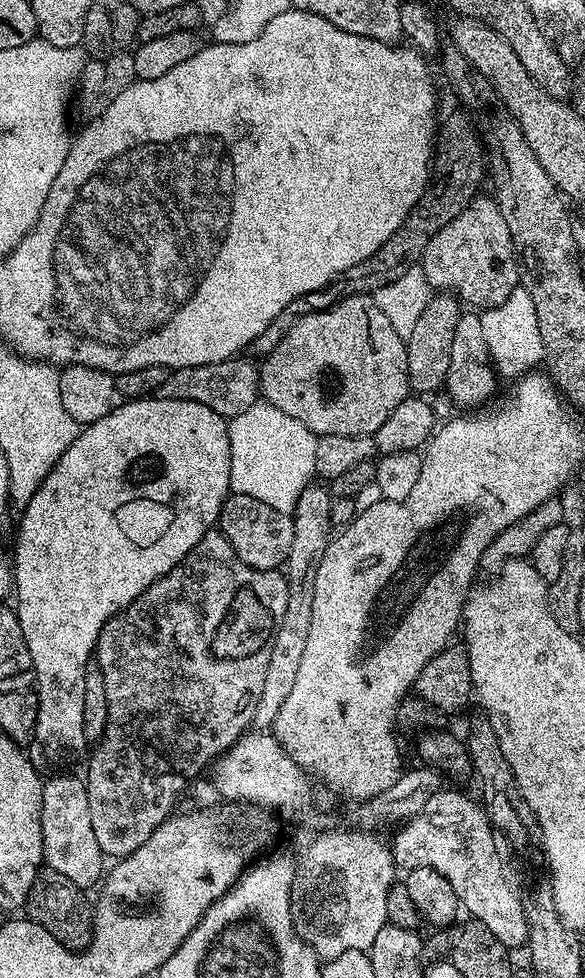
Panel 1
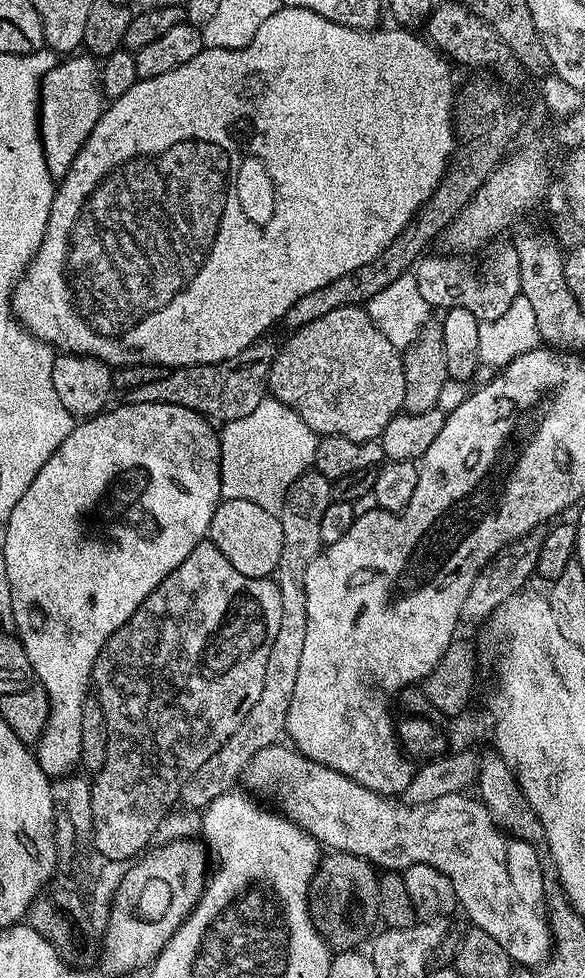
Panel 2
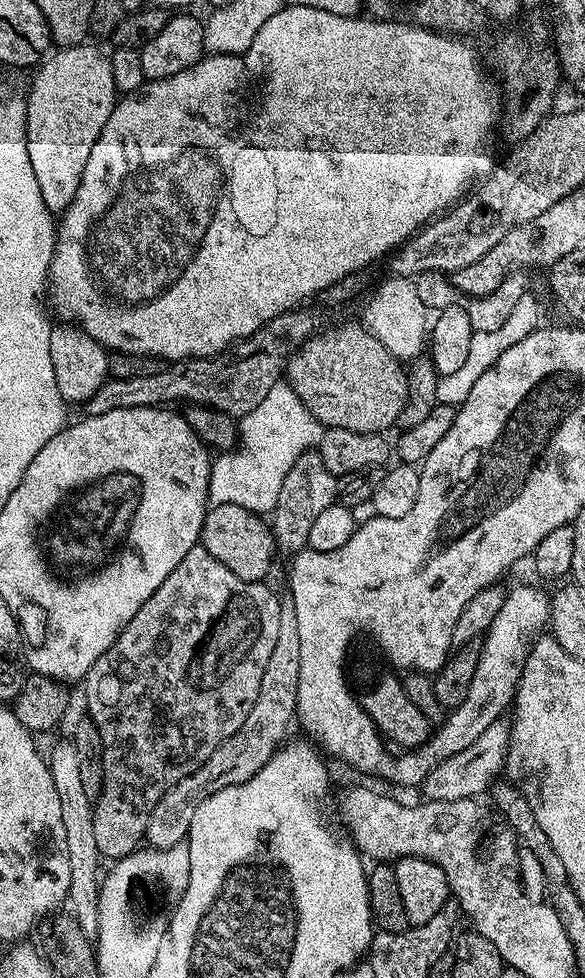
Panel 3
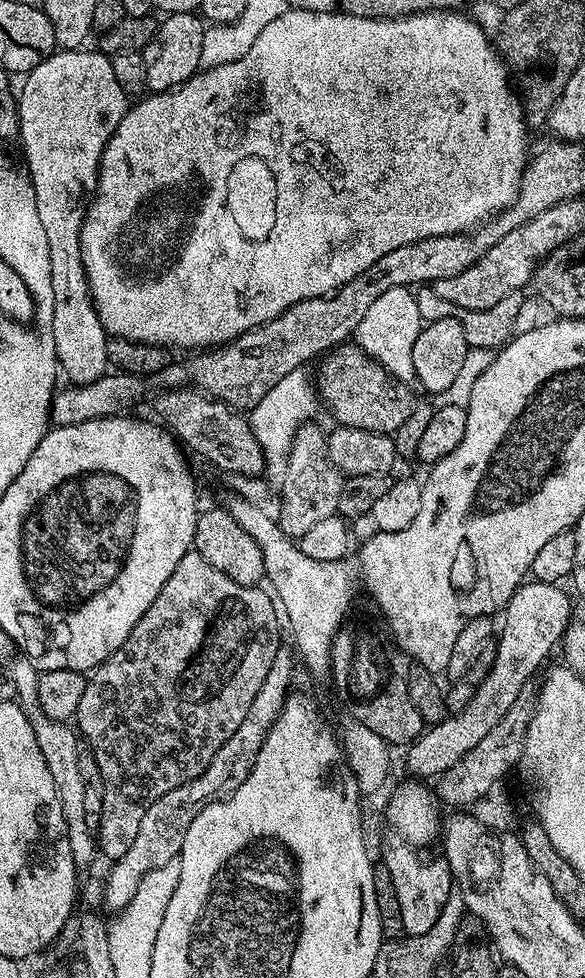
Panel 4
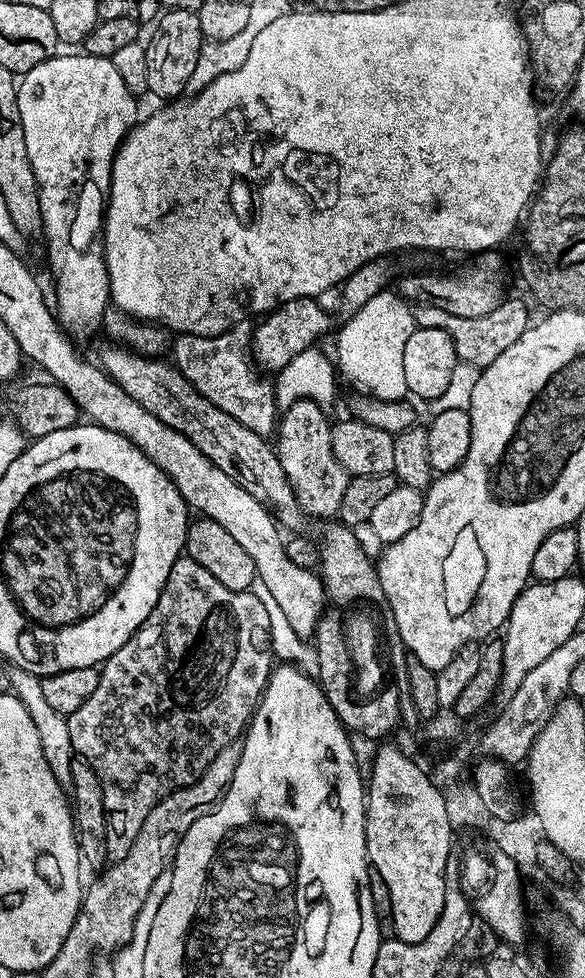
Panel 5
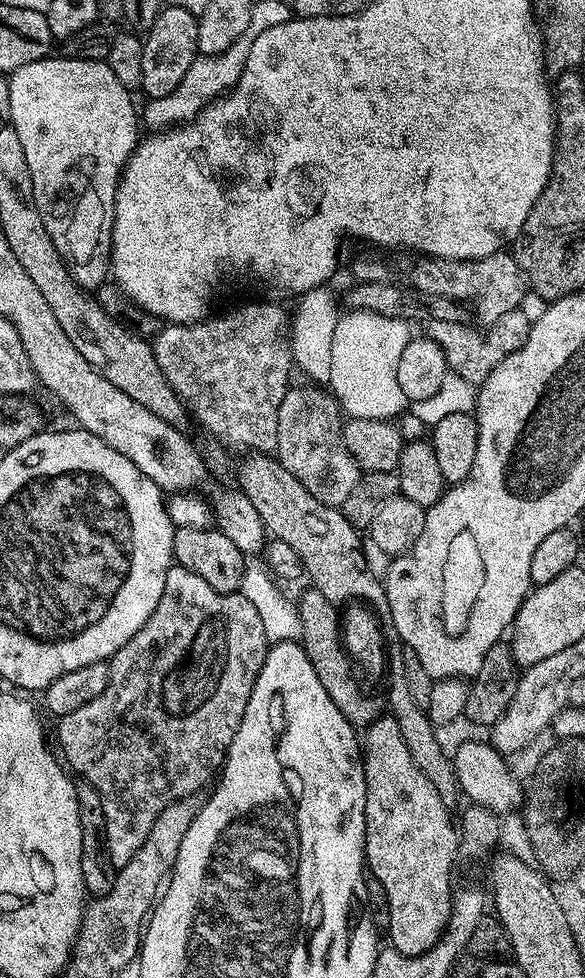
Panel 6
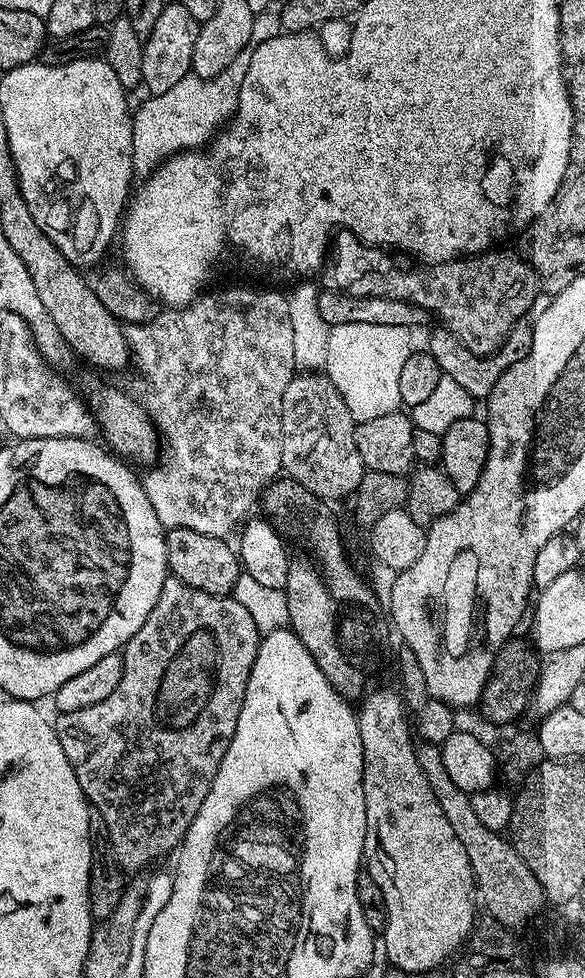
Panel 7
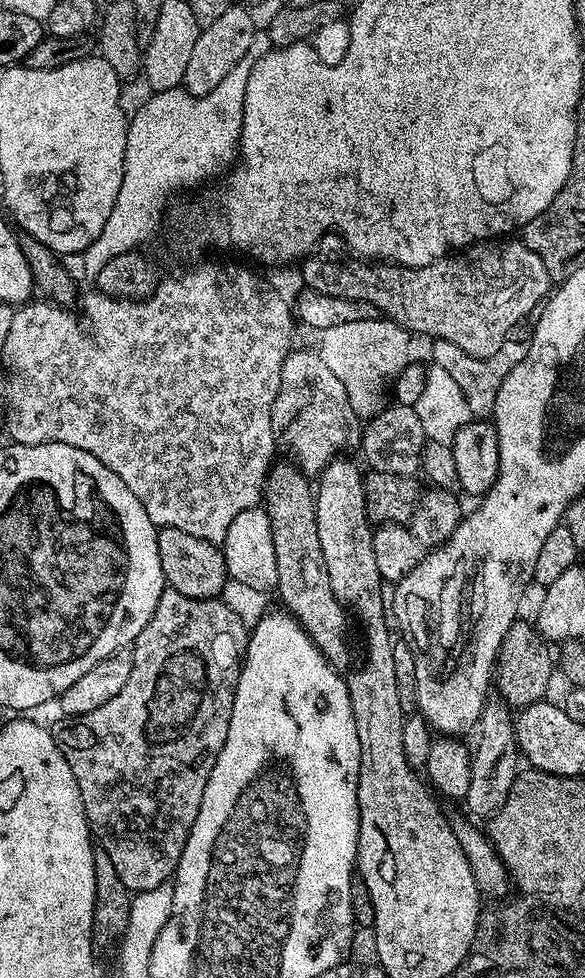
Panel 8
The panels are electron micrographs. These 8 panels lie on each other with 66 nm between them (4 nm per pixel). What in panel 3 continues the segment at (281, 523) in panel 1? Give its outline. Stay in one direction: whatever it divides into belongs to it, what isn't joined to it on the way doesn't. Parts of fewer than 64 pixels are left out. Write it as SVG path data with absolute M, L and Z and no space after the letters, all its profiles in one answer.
M211 505L202 522L200 544L206 550L210 550L210 554L214 554L214 558L218 558L218 562L226 566L226 570L238 574L238 578L246 582L263 581L264 575L272 568L272 559L275 558L276 552L278 553L278 545L271 527L260 520L263 519L257 513L242 506Z

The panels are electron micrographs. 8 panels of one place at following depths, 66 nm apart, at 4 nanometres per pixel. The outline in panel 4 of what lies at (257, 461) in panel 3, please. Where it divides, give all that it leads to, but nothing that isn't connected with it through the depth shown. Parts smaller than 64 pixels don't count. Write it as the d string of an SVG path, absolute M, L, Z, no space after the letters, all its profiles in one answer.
M304 368L290 370L290 374L280 379L266 394L266 398L262 398L262 402L258 402L250 410L252 433L254 438L258 438L258 446L262 446L264 463L269 473L283 473L296 432L313 419L312 411L316 404L318 408L318 393L313 387L313 377L306 373Z

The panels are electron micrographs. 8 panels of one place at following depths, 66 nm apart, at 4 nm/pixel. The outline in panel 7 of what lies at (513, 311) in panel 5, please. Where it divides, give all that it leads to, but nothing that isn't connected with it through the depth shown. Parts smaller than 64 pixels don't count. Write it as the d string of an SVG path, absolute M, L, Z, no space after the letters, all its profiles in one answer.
M528 322L514 325L508 331L508 336L505 338L504 343L487 358L475 356L473 352L466 350L463 342L453 332L448 331L443 326L436 326L436 329L429 334L428 344L426 344L426 350L432 355L437 366L440 367L441 373L449 376L454 382L462 386L462 389L468 391L473 398L488 397L494 390L498 378L502 378L505 370L514 362L526 358L526 354L531 349L532 324Z

